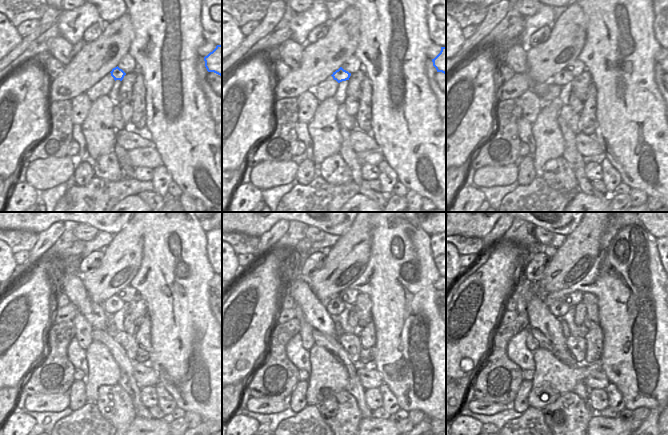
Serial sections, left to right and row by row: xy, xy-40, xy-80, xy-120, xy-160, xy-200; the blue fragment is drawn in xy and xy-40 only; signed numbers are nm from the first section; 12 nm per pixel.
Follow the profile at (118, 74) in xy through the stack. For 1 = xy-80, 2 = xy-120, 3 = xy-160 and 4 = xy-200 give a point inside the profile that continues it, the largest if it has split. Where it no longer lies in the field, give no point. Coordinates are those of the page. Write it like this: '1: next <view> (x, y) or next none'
1: next xy-80 (562, 78)
2: next xy-120 (113, 304)
3: next xy-160 (335, 306)
4: next xy-200 (558, 308)

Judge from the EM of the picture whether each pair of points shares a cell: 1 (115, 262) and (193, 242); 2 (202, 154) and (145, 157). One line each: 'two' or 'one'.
1: two
2: two

